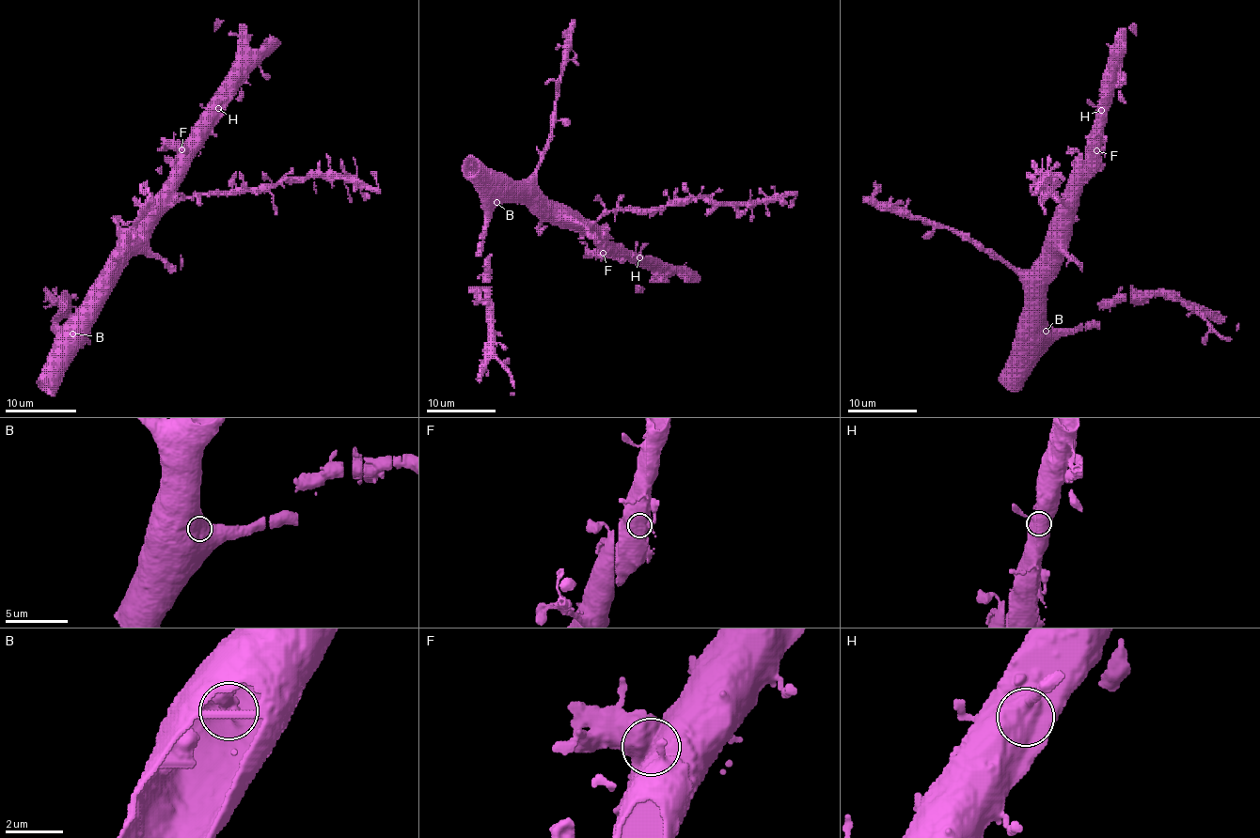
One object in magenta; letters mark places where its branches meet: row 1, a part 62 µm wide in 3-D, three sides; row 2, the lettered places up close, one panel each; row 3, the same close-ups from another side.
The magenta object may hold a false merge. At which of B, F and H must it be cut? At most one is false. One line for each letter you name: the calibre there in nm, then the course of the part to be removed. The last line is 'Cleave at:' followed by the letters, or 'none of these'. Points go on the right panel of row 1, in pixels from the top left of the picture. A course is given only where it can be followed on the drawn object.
F: calibre 700 nm; course (1096, 150), (1087, 148), (1085, 151)
Cleave at: F

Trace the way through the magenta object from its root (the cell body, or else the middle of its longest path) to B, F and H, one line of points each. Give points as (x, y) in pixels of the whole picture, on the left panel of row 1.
B: (124, 268), (95, 306), (94, 314), (72, 333)
F: (124, 268), (129, 258), (129, 228), (174, 177), (174, 164), (181, 148)
H: (124, 268), (129, 258), (129, 228), (174, 177), (177, 156), (218, 108)

